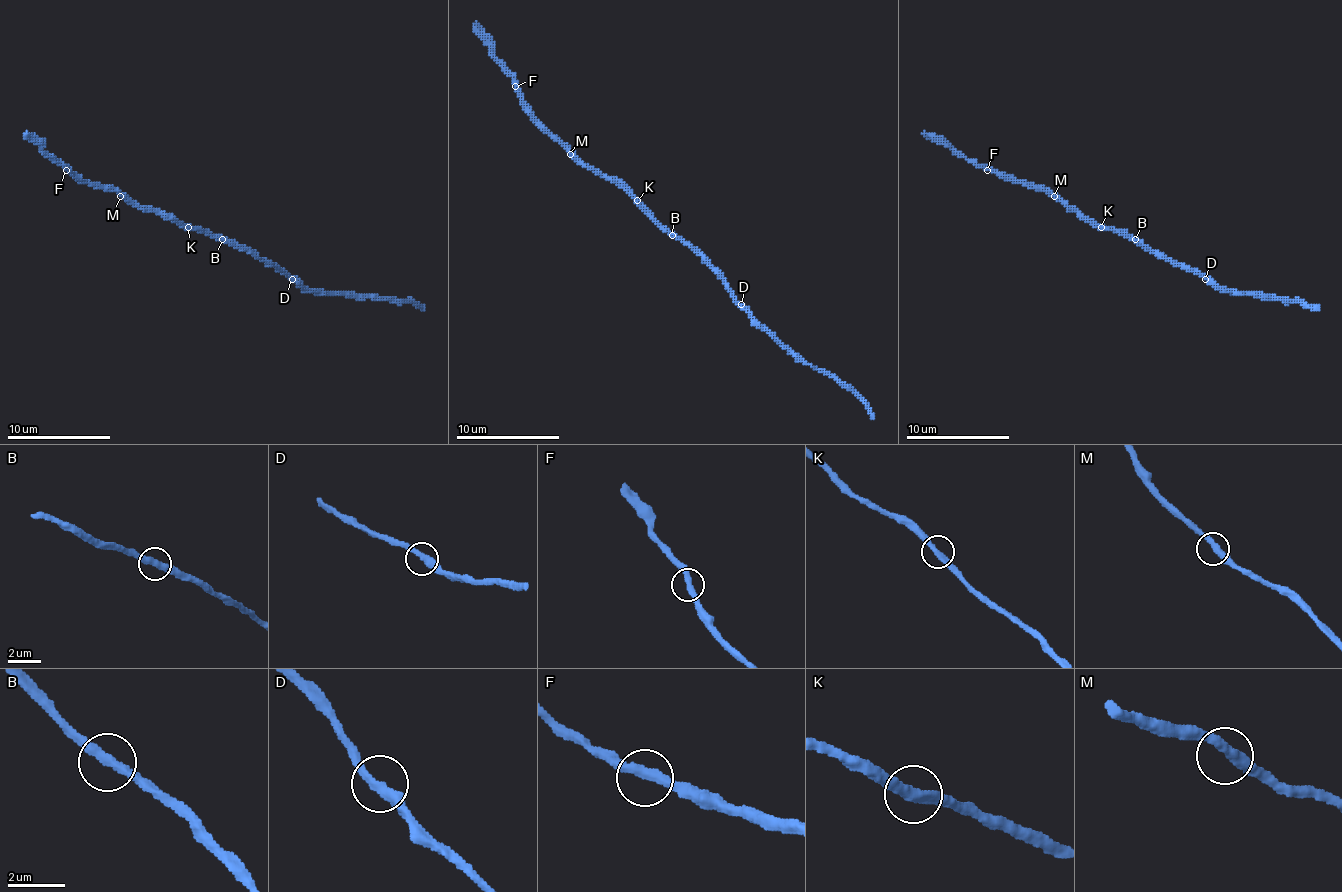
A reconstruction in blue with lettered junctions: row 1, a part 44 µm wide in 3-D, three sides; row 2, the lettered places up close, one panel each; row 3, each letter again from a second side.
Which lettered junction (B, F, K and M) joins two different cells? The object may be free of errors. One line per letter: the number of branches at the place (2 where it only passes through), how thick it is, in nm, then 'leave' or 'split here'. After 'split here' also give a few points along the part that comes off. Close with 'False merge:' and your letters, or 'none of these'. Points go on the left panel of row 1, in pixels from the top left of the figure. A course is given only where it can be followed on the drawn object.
B: 2 | 400 nm | leave
F: 2 | 360 nm | leave
K: 2 | 360 nm | leave
M: 2 | 380 nm | leave
False merge: none of these

